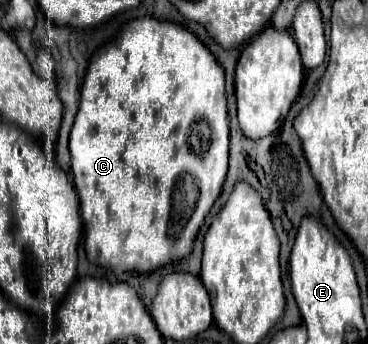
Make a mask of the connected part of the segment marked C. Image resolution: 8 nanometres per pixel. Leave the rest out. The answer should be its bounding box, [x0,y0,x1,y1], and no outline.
[69,16,229,274]

